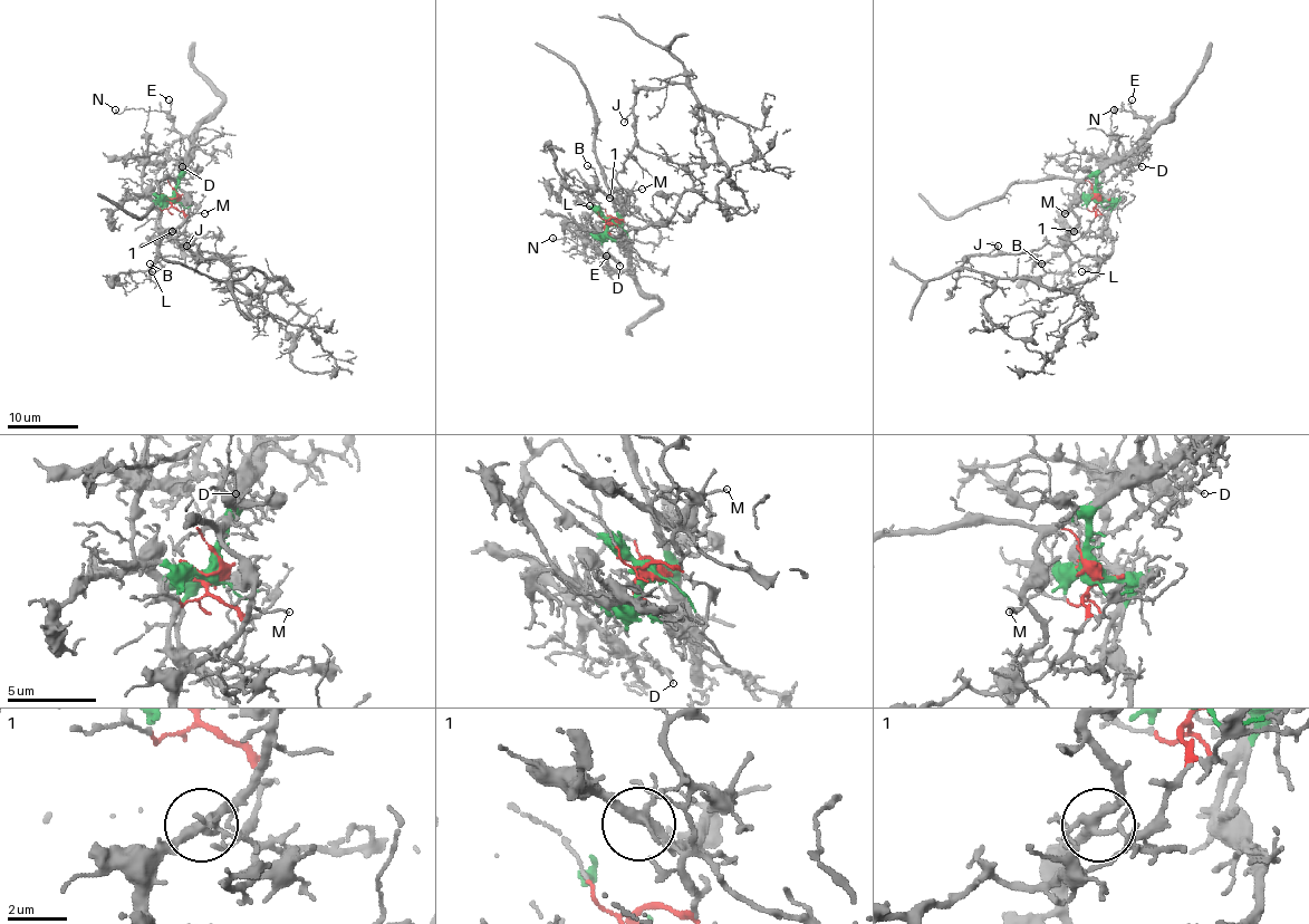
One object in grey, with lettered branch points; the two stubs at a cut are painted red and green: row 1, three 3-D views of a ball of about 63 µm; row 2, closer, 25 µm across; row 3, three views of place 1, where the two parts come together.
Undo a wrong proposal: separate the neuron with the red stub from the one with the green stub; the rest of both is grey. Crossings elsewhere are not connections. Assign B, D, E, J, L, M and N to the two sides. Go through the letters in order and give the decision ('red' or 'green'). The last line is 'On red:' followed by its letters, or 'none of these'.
B: green
D: green
E: green
J: red
L: green
M: green
N: green
On red: J

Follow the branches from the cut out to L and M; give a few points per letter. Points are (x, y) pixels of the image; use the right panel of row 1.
L: (1097, 196), (1095, 177), (1086, 175), (1074, 193), (1077, 225), (1067, 238), (1067, 256), (1088, 268), (1081, 271)
M: (1097, 196), (1095, 177), (1086, 175), (1077, 184), (1065, 213)

